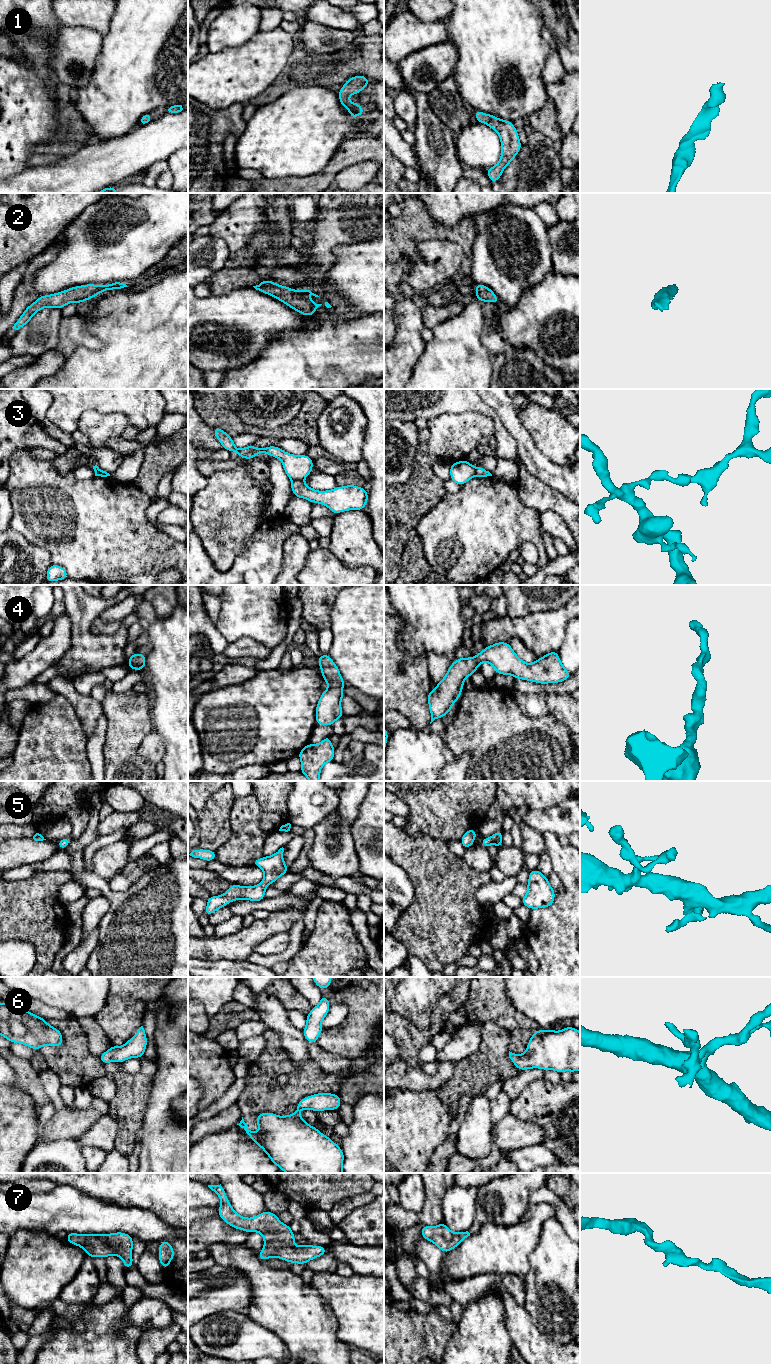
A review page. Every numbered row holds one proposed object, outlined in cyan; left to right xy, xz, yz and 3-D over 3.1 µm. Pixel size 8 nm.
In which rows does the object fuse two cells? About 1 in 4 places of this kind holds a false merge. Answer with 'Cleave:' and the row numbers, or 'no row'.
Cleave: 3

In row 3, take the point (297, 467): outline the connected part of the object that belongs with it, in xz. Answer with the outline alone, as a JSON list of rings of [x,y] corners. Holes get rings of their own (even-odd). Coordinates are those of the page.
[[[218,427],[212,429],[213,434],[217,437],[222,447],[230,453],[235,451],[240,458],[253,459],[259,453],[265,453],[272,457],[279,458],[285,473],[291,480],[303,480],[313,470],[313,460],[308,455],[292,455],[277,446],[257,448],[249,445],[245,448],[238,449],[233,439],[224,430]]]

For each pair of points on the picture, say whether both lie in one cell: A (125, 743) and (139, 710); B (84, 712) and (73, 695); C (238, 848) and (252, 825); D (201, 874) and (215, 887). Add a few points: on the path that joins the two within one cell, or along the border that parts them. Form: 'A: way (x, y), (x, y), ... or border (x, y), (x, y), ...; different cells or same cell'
A: way (125, 735), (131, 718); same cell
B: way (84, 708), (76, 699); same cell
C: way (244, 842), (246, 831); same cell
D: way (204, 877), (212, 884); same cell

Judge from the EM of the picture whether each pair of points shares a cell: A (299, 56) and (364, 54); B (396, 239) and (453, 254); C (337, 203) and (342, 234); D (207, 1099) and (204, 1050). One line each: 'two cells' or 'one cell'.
A: one cell
B: two cells
C: one cell
D: one cell

